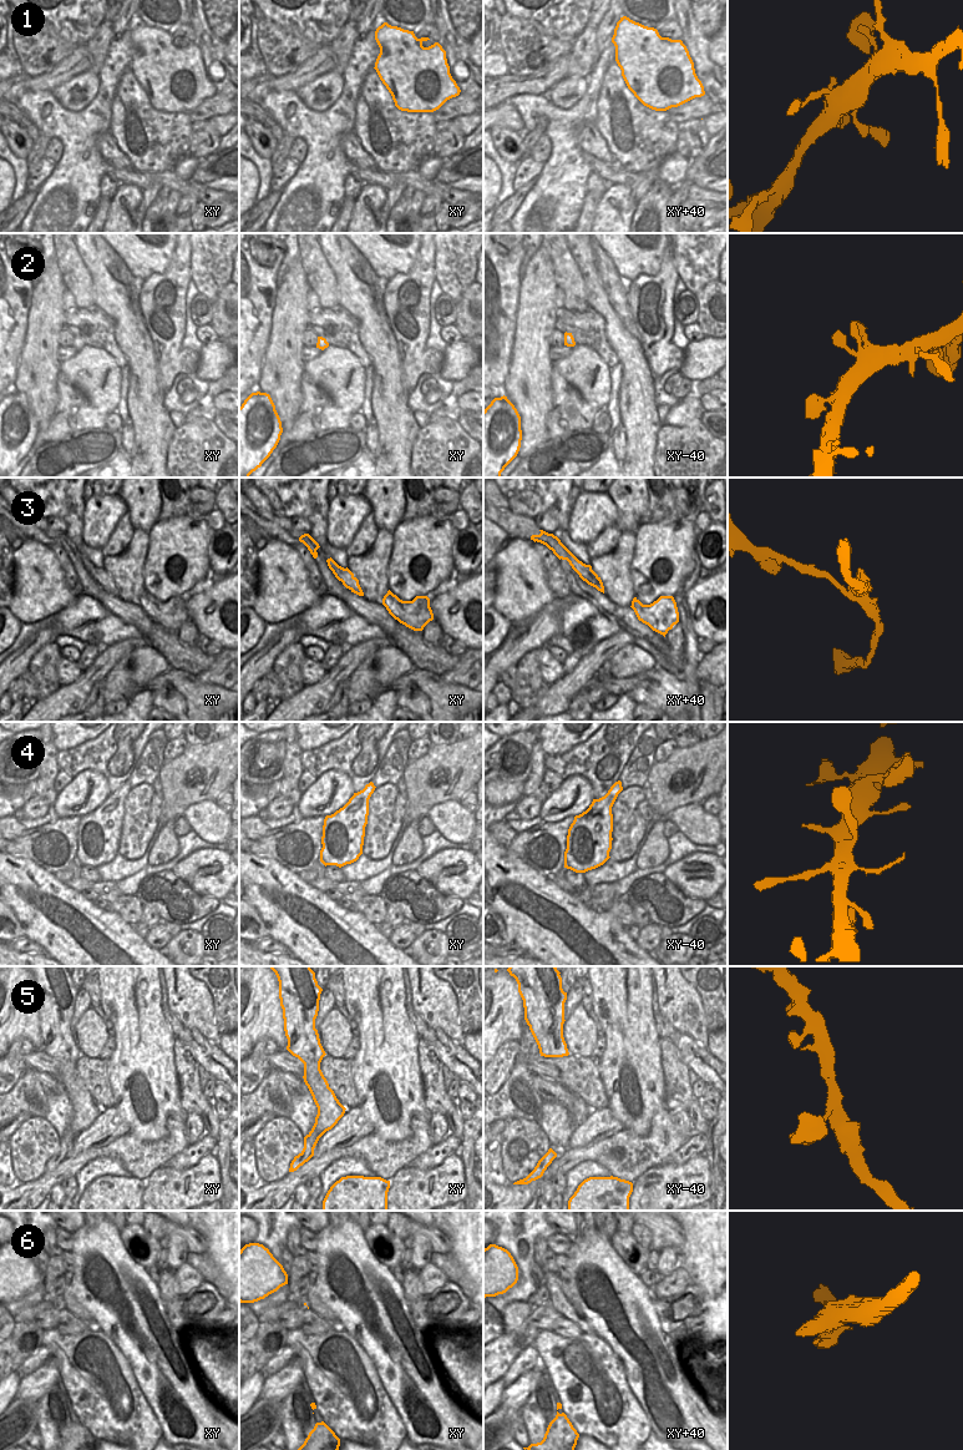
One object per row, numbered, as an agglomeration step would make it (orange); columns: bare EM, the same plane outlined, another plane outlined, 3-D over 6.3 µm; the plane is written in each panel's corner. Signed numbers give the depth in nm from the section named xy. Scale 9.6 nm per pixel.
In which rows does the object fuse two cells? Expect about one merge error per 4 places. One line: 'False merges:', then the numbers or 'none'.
False merges: 3.

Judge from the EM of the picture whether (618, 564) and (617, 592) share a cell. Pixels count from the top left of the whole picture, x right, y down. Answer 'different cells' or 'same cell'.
same cell

